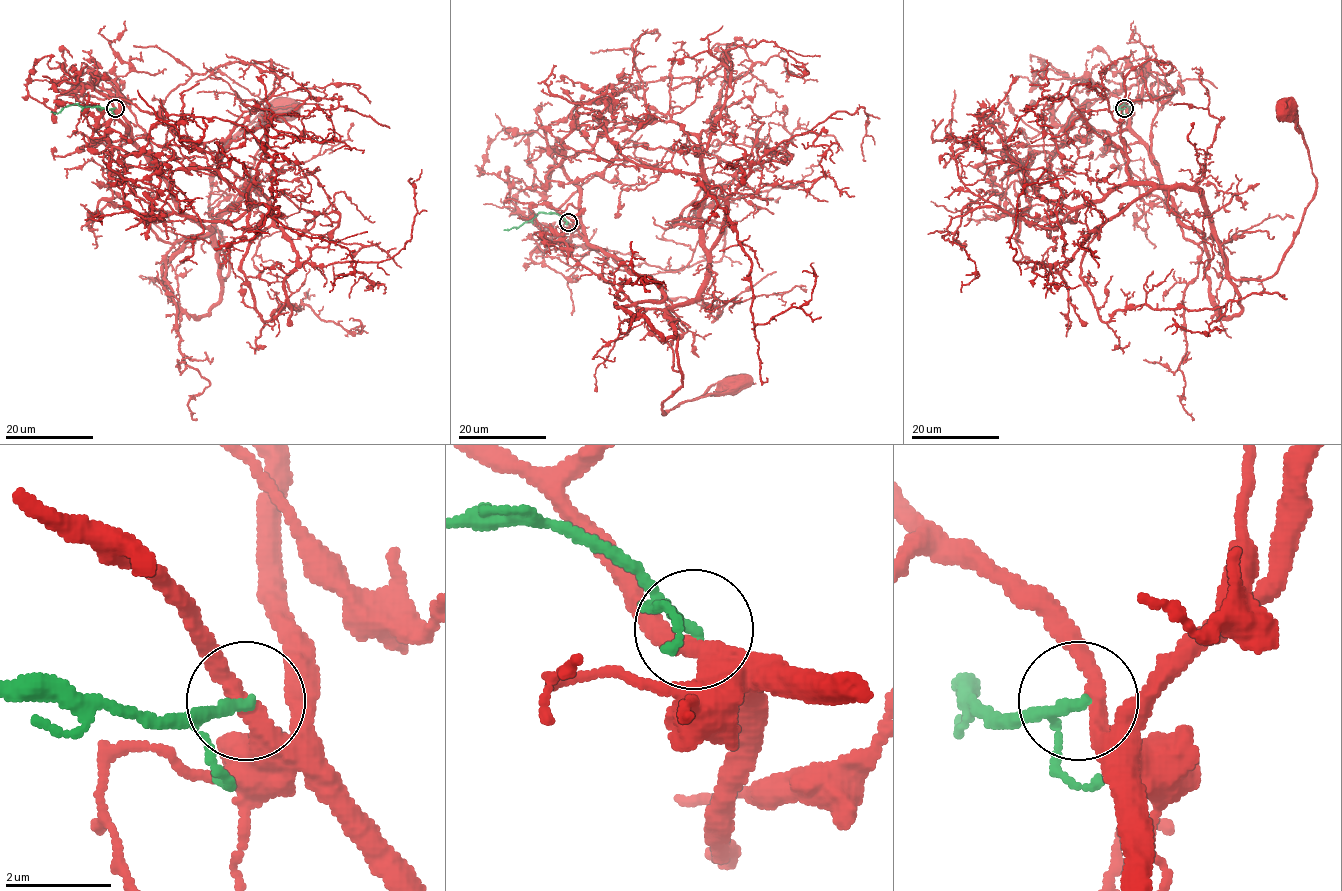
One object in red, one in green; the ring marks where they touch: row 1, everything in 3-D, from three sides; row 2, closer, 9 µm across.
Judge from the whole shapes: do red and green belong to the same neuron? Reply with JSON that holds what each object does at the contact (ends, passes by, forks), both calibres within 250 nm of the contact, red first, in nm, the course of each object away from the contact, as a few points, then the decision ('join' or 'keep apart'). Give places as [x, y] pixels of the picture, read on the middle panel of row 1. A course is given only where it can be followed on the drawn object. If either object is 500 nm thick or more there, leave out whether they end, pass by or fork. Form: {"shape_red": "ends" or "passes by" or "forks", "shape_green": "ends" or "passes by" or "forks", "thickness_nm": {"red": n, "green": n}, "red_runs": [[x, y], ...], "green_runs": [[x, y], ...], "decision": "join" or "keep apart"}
{"shape_red": "passes by", "shape_green": "passes by", "thickness_nm": {"red": 320, "green": 140}, "red_runs": [[568, 222], [607, 257], [601, 277], [669, 316], [682, 385], [664, 414], [712, 385], [736, 383]], "green_runs": [[568, 222], [556, 214], [538, 212], [516, 227], [504, 230]], "decision": "keep apart"}

